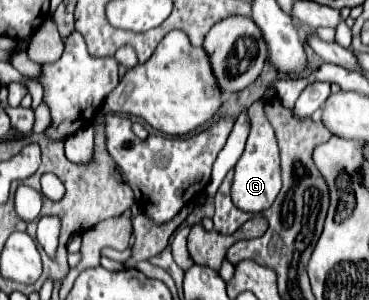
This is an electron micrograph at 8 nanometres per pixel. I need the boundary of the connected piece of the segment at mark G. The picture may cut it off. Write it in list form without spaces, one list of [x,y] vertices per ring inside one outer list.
[[[253,102],[249,106],[251,134],[247,146],[234,167],[234,178],[231,186],[231,198],[235,206],[245,212],[263,212],[267,210],[281,190],[281,166],[279,166],[279,146],[277,136],[263,112],[263,102]]]

